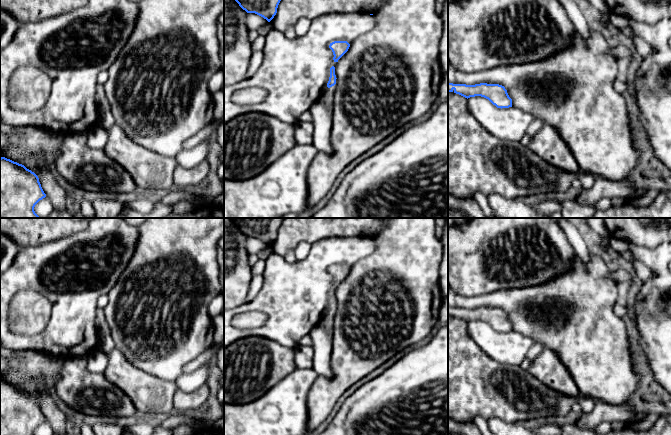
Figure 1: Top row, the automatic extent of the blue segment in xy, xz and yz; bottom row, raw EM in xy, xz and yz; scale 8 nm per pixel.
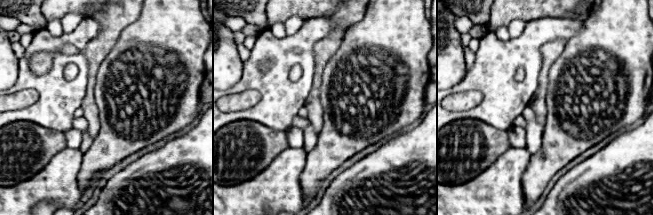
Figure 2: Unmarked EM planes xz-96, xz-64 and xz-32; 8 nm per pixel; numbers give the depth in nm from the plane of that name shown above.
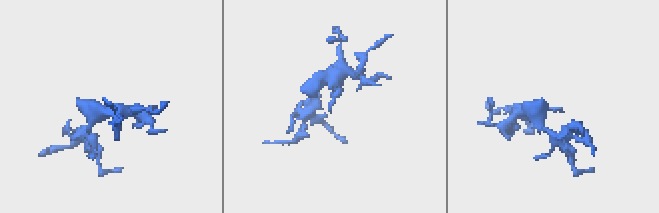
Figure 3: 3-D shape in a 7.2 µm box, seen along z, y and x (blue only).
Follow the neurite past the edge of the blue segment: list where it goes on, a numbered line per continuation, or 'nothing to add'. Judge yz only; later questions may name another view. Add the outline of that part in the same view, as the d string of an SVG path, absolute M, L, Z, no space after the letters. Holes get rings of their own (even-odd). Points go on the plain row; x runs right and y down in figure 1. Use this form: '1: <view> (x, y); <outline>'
nothing to add

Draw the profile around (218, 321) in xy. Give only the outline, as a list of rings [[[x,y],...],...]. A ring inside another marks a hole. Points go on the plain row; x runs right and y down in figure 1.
[[[224,312],[211,319],[215,330],[213,335],[214,345],[224,345]]]

